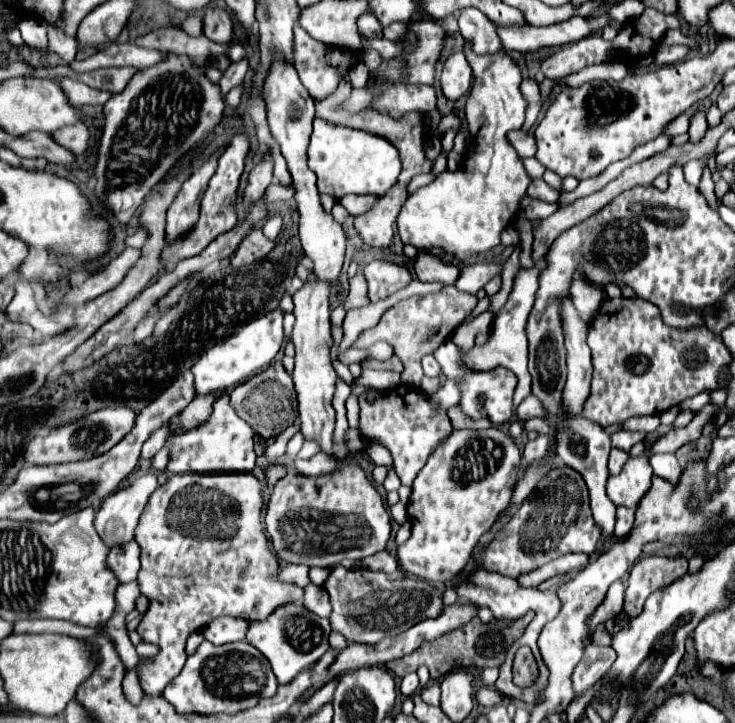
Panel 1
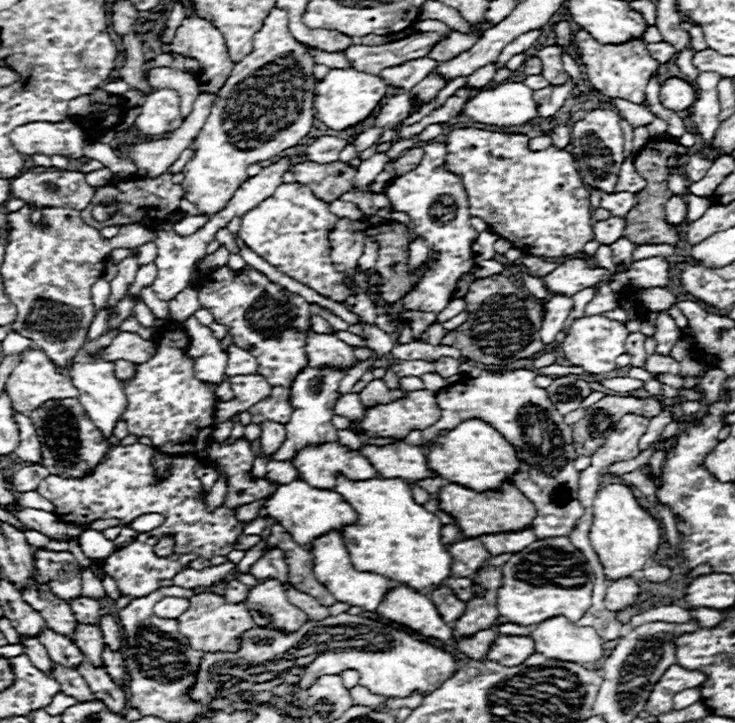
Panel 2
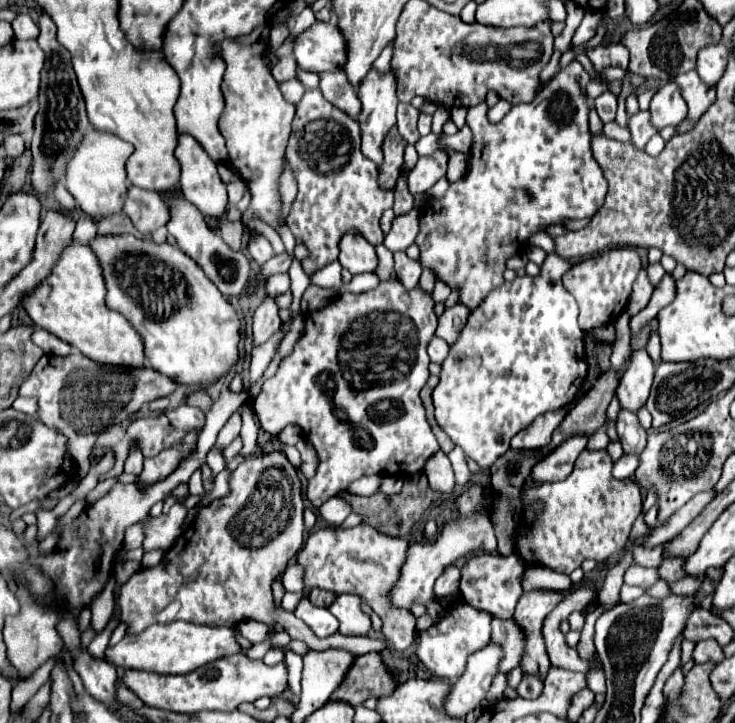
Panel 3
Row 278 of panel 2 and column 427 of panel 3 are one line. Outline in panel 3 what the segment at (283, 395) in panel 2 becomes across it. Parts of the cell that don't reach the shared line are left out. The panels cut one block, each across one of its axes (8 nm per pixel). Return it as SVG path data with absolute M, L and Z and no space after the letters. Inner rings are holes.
M572 60L568 66L564 66L550 82L546 82L540 90L540 94L528 102L528 104L516 104L512 106L512 110L498 122L498 124L492 124L488 120L488 106L486 102L480 102L472 108L468 108L468 126L472 128L472 154L470 154L470 170L468 174L460 180L460 182L454 182L450 184L448 192L444 198L440 200L430 200L422 212L420 212L420 234L416 238L416 244L420 248L420 264L424 268L430 268L434 270L436 274L436 280L442 280L446 286L450 286L450 290L458 290L458 302L468 306L470 310L478 308L480 302L488 296L490 290L494 290L496 286L504 284L504 270L506 270L506 260L512 258L514 254L518 254L526 242L530 240L530 236L534 236L536 232L544 232L548 226L552 224L562 224L564 220L582 220L582 218L590 218L596 214L596 210L604 204L604 196L606 196L606 182L604 182L604 176L602 176L602 170L592 154L592 148L590 148L590 130L588 130L588 114L590 114L590 108L592 104L588 102L584 90L582 90L582 76L584 76L584 68L580 62Z

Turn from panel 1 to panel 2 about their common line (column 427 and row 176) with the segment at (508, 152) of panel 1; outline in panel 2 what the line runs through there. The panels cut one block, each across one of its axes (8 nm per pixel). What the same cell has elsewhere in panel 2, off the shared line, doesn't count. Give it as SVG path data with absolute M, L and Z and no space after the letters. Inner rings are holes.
M274 6L258 34L254 34L254 50L246 58L242 58L238 66L234 66L230 78L226 80L226 86L222 86L222 92L218 92L216 100L212 102L210 114L196 136L196 156L182 170L182 186L186 186L186 198L204 214L214 214L222 210L222 206L226 206L238 186L248 178L246 168L250 164L278 156L280 152L296 146L304 136L308 136L314 124L314 66L314 56L288 30L288 12Z

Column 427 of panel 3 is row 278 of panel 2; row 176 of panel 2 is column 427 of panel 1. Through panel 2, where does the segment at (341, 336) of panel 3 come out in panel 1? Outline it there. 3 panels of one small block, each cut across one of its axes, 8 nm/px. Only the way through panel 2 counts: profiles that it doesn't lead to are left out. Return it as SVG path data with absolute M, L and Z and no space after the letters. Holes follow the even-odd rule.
M446 380L444 386L434 392L430 398L424 398L416 388L410 386L396 386L388 392L378 392L374 388L368 390L368 394L374 396L374 400L370 402L366 396L360 396L360 432L364 438L388 448L388 452L394 458L394 468L402 480L404 486L412 486L416 474L422 470L422 466L428 460L428 454L432 454L432 450L436 446L440 446L440 442L444 442L444 438L448 438L448 434L452 434L452 424L450 418L446 416L450 406L456 406L460 402L460 390L456 386L456 382Z

